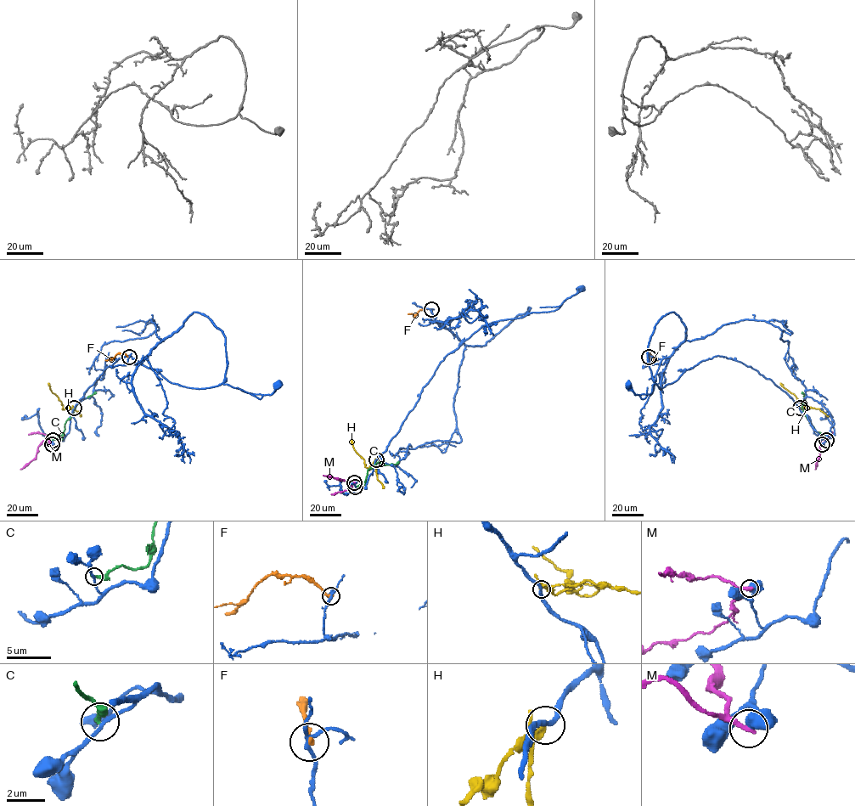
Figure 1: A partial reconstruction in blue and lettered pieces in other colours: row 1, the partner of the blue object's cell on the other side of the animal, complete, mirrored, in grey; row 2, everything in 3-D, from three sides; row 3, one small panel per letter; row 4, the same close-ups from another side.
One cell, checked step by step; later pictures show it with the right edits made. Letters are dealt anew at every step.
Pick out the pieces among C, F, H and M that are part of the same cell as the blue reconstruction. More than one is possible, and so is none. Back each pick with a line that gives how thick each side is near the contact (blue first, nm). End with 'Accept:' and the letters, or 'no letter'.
Accept: no letter

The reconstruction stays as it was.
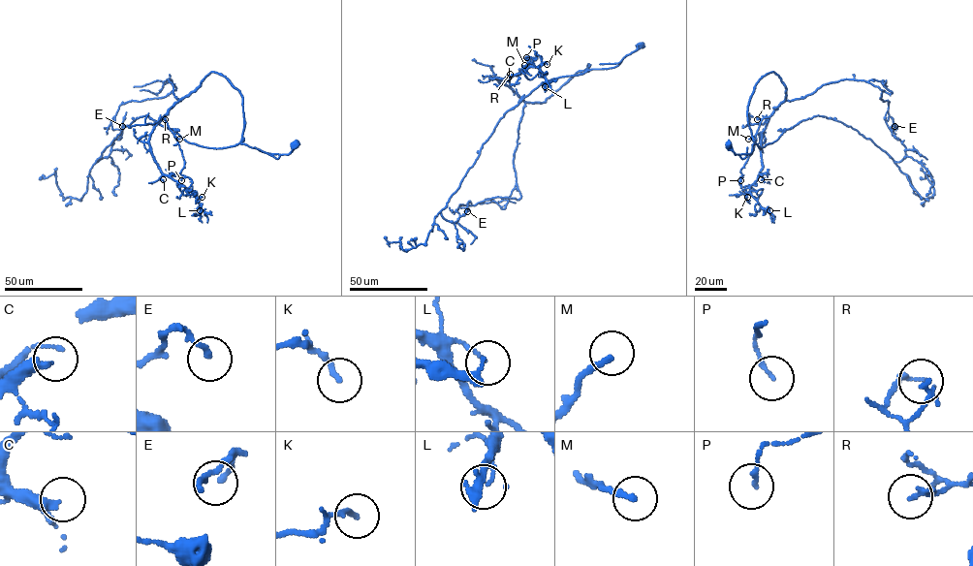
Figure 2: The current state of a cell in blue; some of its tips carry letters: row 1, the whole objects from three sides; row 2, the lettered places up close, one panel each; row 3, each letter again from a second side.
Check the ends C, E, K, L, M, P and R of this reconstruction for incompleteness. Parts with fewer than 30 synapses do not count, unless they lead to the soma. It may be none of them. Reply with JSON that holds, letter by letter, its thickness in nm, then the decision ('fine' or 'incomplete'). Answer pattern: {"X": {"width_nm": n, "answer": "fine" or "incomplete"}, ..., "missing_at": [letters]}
{"C": {"width_nm": 300, "answer": "incomplete"}, "E": {"width_nm": 160, "answer": "fine"}, "K": {"width_nm": 160, "answer": "fine"}, "L": {"width_nm": 110, "answer": "fine"}, "M": {"width_nm": 200, "answer": "incomplete"}, "P": {"width_nm": 130, "answer": "fine"}, "R": {"width_nm": 170, "answer": "fine"}, "missing_at": ["C", "M"]}

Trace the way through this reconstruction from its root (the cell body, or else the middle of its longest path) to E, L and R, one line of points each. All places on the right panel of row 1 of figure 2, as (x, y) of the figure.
E: (728, 144), (749, 154), (754, 143), (823, 115), (899, 162), (906, 148), (894, 126)
L: (728, 144), (751, 152), (748, 102), (773, 72), (786, 96), (762, 133), (762, 169), (750, 186), (769, 210)
R: (728, 144), (736, 154), (751, 152), (748, 102), (756, 83), (773, 72), (786, 98), (757, 119)

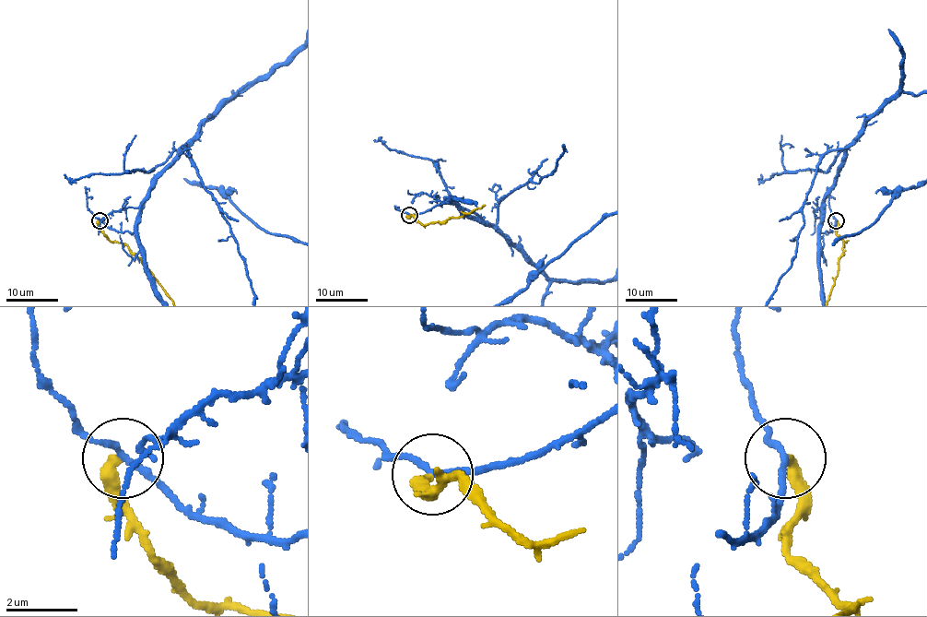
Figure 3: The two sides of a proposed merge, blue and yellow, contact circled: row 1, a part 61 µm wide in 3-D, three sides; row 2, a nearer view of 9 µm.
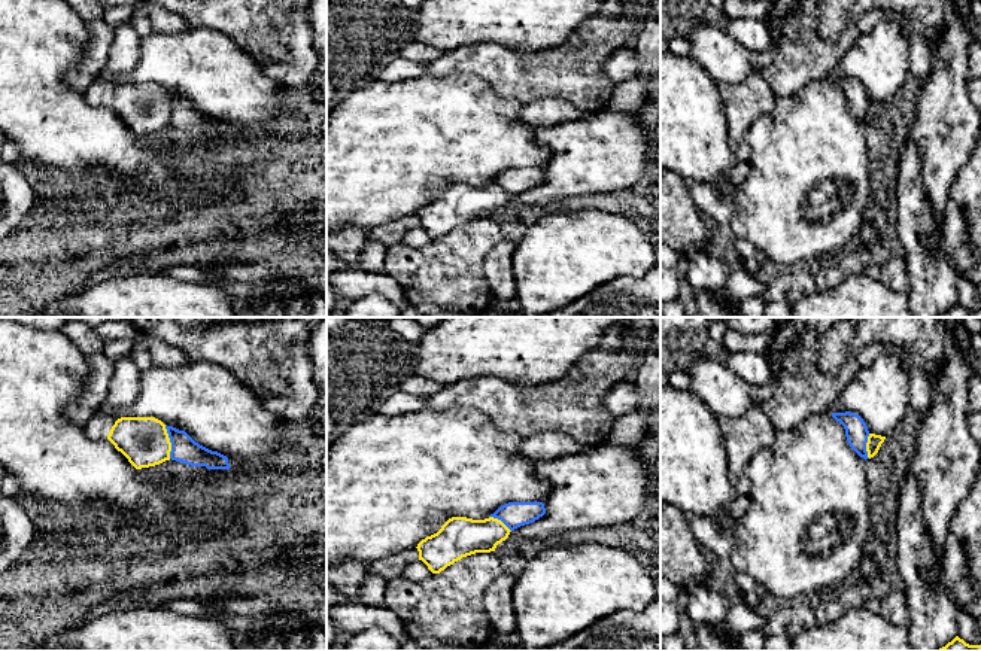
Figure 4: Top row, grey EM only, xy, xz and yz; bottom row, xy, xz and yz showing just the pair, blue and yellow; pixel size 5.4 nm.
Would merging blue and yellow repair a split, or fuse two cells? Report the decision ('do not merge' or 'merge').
do not merge

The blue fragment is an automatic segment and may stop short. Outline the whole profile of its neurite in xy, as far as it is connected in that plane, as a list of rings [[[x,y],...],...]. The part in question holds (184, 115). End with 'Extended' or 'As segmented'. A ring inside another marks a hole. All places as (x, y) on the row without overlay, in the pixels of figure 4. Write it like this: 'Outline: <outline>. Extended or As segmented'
Outline: [[[167,91],[165,95],[171,109],[171,127],[191,133],[206,133],[207,136],[231,134],[227,122],[200,112],[185,97]]]. As segmented

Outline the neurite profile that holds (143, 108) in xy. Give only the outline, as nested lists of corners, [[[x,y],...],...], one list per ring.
[[[128,19],[115,28],[106,67],[85,92],[91,106],[109,106],[136,134],[170,127],[171,109],[165,91],[155,83],[121,83],[115,77],[131,72],[139,61],[140,36]]]

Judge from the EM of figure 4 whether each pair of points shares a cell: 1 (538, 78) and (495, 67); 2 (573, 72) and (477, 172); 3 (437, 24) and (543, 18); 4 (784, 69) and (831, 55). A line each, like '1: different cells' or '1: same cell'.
1: same cell
2: different cells
3: same cell
4: same cell

